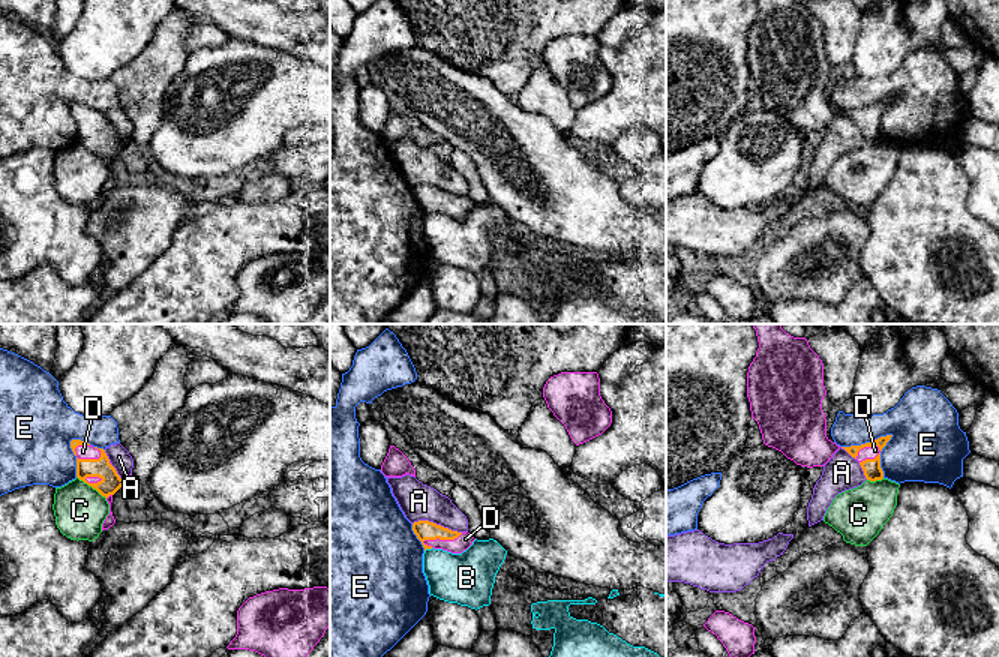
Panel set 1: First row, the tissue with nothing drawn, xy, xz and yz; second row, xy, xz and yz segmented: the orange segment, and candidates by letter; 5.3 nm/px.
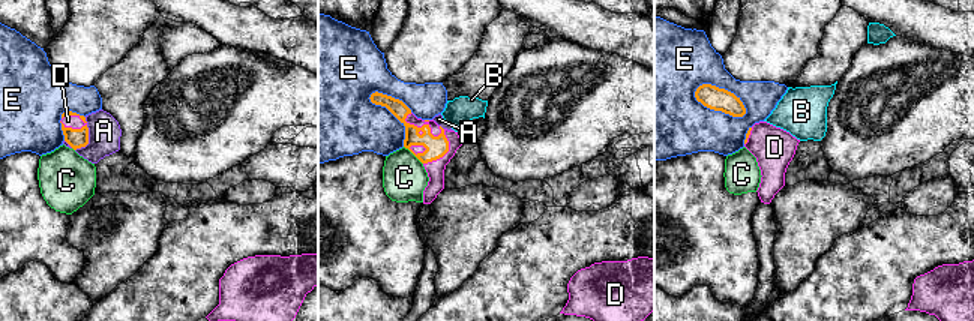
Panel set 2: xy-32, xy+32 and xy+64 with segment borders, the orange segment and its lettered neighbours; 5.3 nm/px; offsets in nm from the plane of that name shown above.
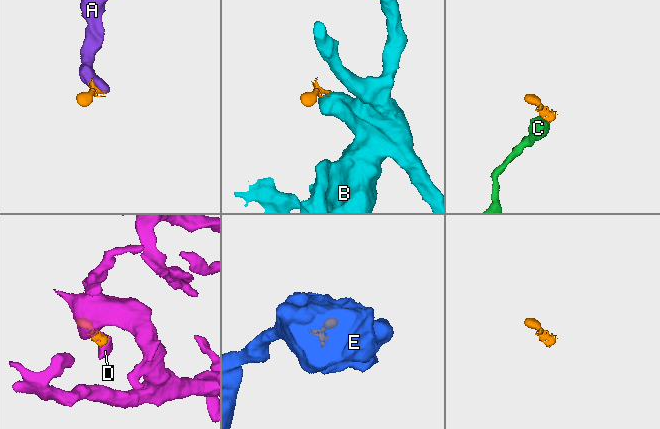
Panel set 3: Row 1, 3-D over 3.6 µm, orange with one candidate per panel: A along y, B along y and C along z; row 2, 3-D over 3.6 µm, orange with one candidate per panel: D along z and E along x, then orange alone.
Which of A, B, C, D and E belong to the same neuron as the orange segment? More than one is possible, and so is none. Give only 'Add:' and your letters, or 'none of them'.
Add: D

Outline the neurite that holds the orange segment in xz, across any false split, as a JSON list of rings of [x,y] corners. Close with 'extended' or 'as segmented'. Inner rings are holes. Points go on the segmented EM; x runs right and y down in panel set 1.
[[[429,520],[412,524],[412,531],[426,549],[442,549],[452,554],[462,554],[476,540],[468,531],[458,532]]] | extended

